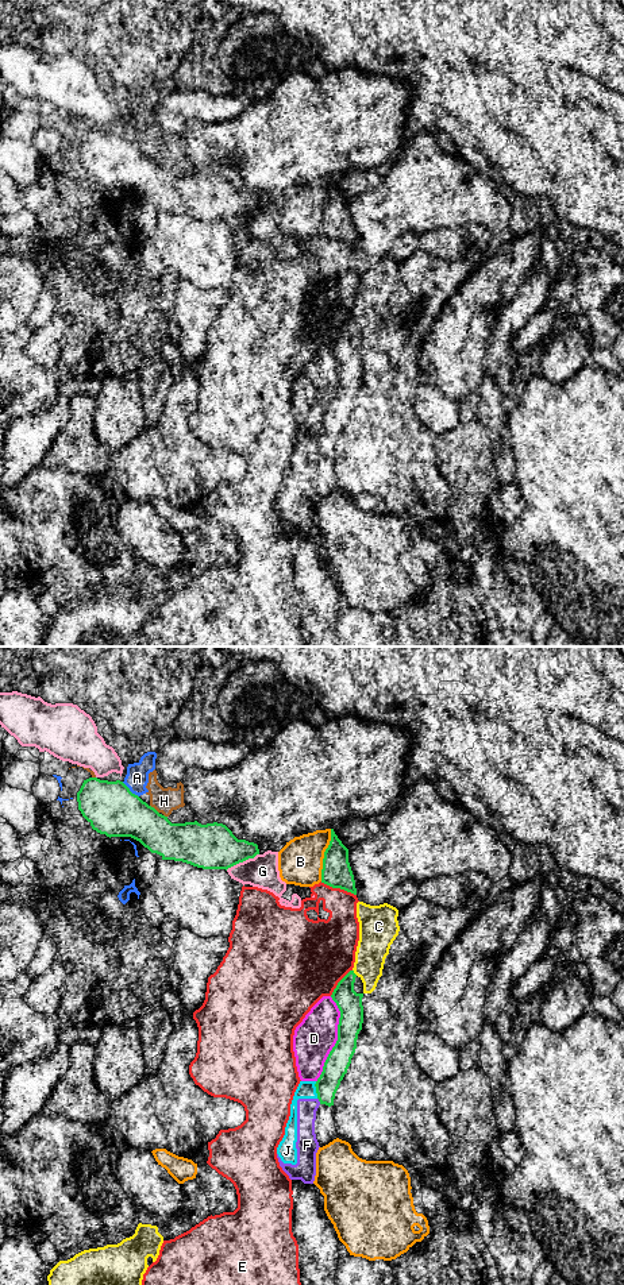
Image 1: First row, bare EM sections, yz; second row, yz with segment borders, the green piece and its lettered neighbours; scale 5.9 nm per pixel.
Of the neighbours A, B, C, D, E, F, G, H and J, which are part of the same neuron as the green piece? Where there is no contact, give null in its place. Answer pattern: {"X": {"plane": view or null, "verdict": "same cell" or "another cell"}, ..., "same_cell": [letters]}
{"A": {"plane": "yz", "verdict": "another cell"}, "B": {"plane": "yz", "verdict": "another cell"}, "C": {"plane": "yz", "verdict": "another cell"}, "D": {"plane": "yz", "verdict": "another cell"}, "E": {"plane": "yz", "verdict": "another cell"}, "F": {"plane": "yz", "verdict": "another cell"}, "G": {"plane": "yz", "verdict": "another cell"}, "H": {"plane": "yz", "verdict": "another cell"}, "J": {"plane": "yz", "verdict": "another cell"}, "same_cell": []}

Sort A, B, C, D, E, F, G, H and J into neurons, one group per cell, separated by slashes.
A H / B / C / D / E / F J / G

